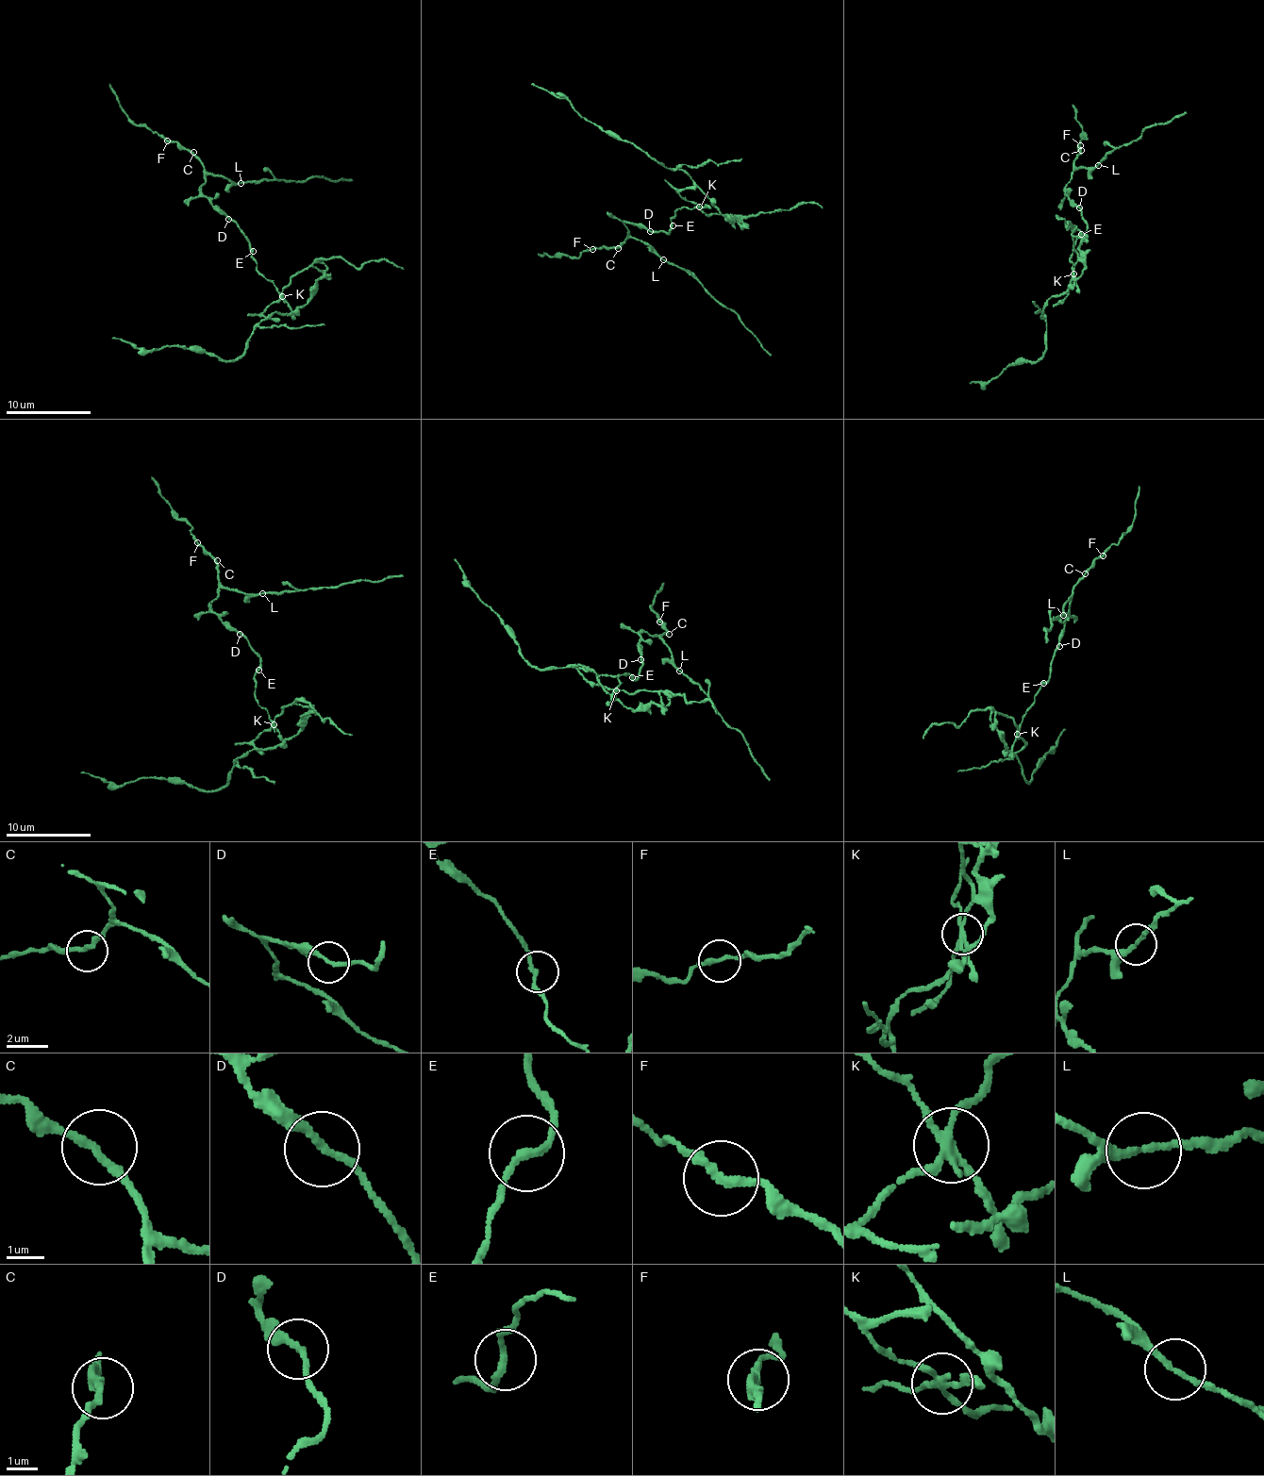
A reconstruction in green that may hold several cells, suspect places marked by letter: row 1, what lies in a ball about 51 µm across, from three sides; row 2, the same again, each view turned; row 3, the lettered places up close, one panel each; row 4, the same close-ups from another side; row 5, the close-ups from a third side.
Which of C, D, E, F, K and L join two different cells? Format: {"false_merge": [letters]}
{"false_merge": ["K", "L"]}

